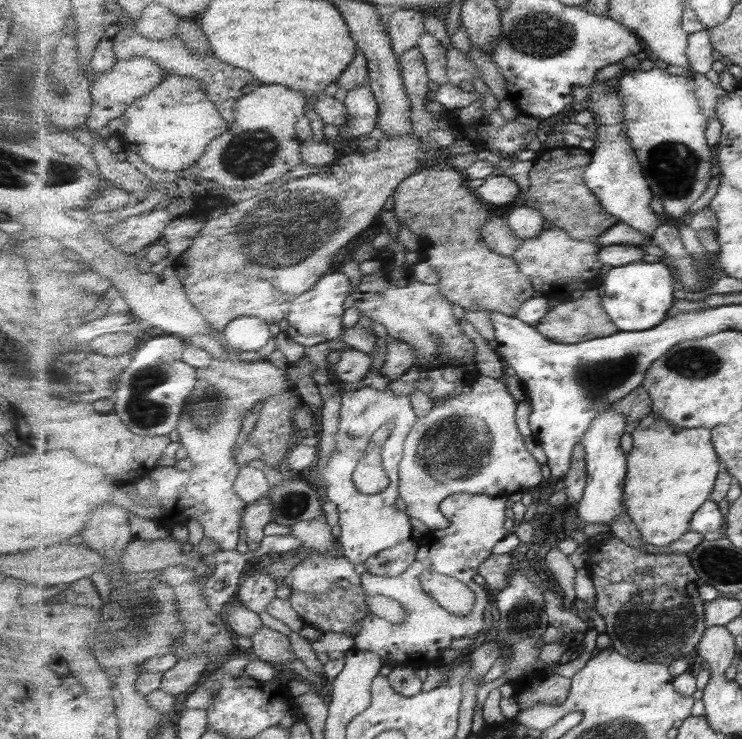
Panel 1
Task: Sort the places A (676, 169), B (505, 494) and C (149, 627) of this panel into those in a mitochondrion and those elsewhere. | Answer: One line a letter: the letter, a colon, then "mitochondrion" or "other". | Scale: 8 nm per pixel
A: mitochondrion
B: other
C: mitochondrion

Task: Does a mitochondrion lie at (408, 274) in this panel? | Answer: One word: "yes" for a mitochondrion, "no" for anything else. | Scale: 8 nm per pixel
no

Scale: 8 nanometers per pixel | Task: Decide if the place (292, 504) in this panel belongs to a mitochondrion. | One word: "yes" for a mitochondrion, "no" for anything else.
yes

